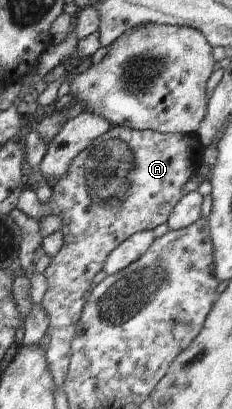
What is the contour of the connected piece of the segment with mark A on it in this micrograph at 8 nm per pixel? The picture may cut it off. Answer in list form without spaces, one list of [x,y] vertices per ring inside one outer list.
[[[113,127],[96,138],[72,160],[64,177],[52,186],[52,197],[48,202],[40,202],[37,192],[27,187],[22,191],[17,210],[24,212],[24,215],[38,222],[47,216],[62,216],[59,232],[63,235],[63,246],[60,252],[51,258],[50,265],[43,273],[47,281],[47,290],[41,303],[49,319],[47,334],[50,342],[45,350],[45,358],[55,391],[64,385],[70,363],[71,341],[85,306],[86,292],[90,290],[96,274],[103,270],[105,258],[134,234],[152,231],[168,221],[176,204],[184,197],[185,184],[198,176],[198,170],[203,165],[204,152],[205,148],[200,145],[194,133],[164,135],[149,129],[138,131],[127,127]]]

